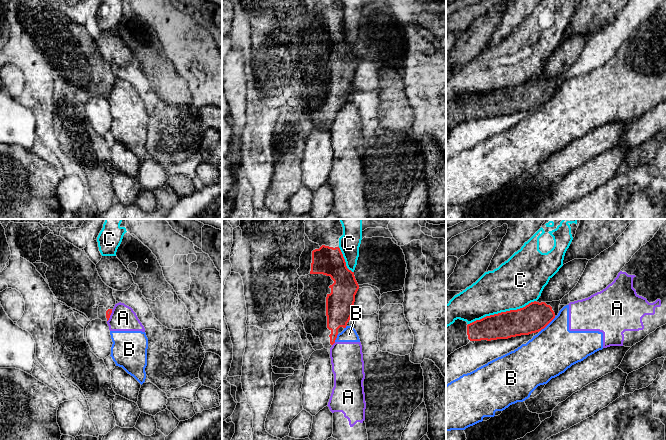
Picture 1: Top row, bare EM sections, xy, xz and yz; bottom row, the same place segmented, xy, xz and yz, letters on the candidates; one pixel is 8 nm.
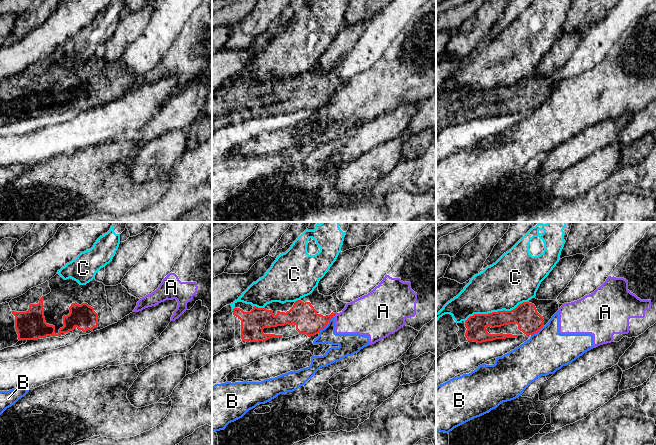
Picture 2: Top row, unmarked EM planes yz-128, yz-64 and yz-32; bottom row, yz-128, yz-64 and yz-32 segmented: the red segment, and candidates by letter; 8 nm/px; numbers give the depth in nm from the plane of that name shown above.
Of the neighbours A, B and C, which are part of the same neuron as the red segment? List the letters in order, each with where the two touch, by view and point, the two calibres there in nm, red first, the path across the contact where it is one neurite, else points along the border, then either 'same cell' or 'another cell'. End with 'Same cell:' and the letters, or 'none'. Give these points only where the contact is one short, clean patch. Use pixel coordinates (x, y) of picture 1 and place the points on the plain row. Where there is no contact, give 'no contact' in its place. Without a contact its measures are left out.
A: contact xz (333, 119); calibres 200 and 260 nm; border xz (335, 118), (332, 121); another cell
B: contact yz (547, 100); calibres 240 and 380 nm; border yz (555, 92), (540, 107); another cell
C: contact yz (501, 88); calibres 220 and 380 nm; another cell
Same cell: none

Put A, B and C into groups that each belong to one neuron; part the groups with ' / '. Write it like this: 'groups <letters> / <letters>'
groups A B / C

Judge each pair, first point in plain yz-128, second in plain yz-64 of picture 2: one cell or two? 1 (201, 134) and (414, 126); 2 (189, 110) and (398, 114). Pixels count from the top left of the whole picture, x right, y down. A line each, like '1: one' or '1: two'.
1: two
2: one

